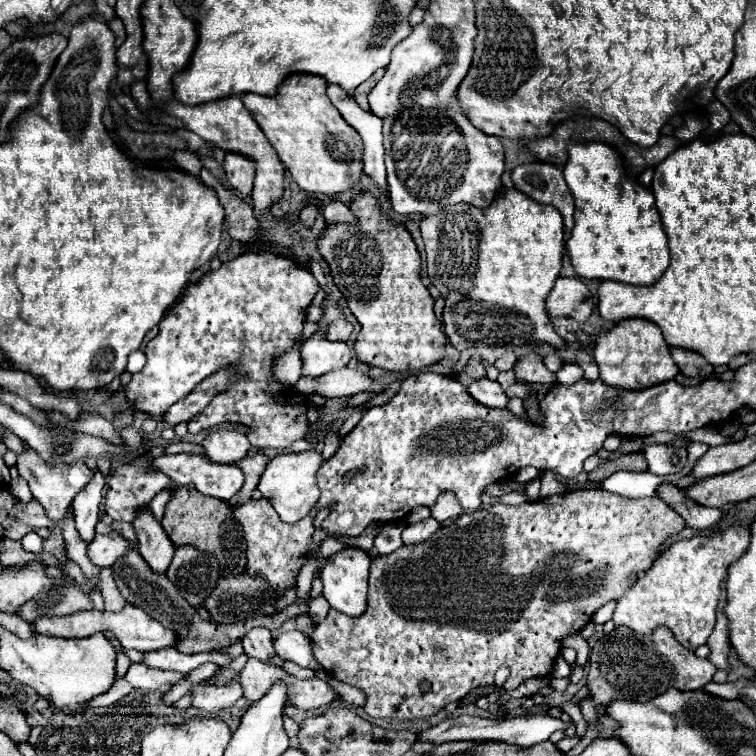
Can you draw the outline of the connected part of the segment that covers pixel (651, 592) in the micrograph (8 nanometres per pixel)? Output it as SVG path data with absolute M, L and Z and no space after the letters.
M732 526L722 534L714 536L692 536L686 540L674 542L664 554L658 556L658 560L652 564L652 568L636 580L636 584L618 600L616 610L614 610L614 624L616 626L626 626L636 634L648 636L654 632L658 626L666 626L672 630L672 634L684 644L688 650L696 650L698 646L706 644L708 636L714 630L716 624L716 608L718 608L718 598L720 598L720 586L722 580L728 572L728 566L734 564L748 548L750 544L750 534L742 526Z

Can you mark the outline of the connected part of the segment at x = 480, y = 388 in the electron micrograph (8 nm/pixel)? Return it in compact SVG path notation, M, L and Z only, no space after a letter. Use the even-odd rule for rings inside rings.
M488 378L478 380L468 386L468 394L482 406L488 408L506 408L508 406L508 396L500 388L498 382L492 382Z

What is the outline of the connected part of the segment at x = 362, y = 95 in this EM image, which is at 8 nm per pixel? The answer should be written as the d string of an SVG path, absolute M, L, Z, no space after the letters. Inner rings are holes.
M384 70L374 72L366 82L362 82L362 86L358 86L358 88L352 92L354 100L356 100L364 110L368 110L368 94L370 94L370 90L376 86L376 82L378 82L382 76L384 76Z

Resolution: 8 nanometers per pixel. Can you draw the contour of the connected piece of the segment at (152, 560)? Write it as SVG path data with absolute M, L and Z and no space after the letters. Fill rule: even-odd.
M144 510L136 520L132 522L138 538L138 552L148 562L148 566L162 574L168 570L172 556L174 556L174 544L164 536L164 530L160 528L160 522L152 516L150 510Z

